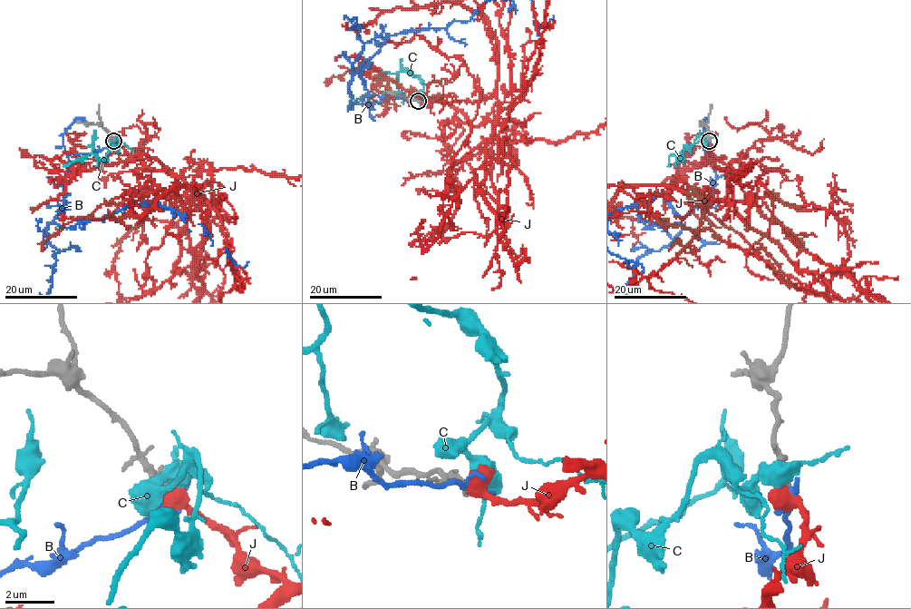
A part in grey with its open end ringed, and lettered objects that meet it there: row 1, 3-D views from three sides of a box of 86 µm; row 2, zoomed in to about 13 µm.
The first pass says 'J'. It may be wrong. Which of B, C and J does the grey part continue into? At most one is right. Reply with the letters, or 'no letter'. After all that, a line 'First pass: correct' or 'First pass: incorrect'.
J
First pass: correct

